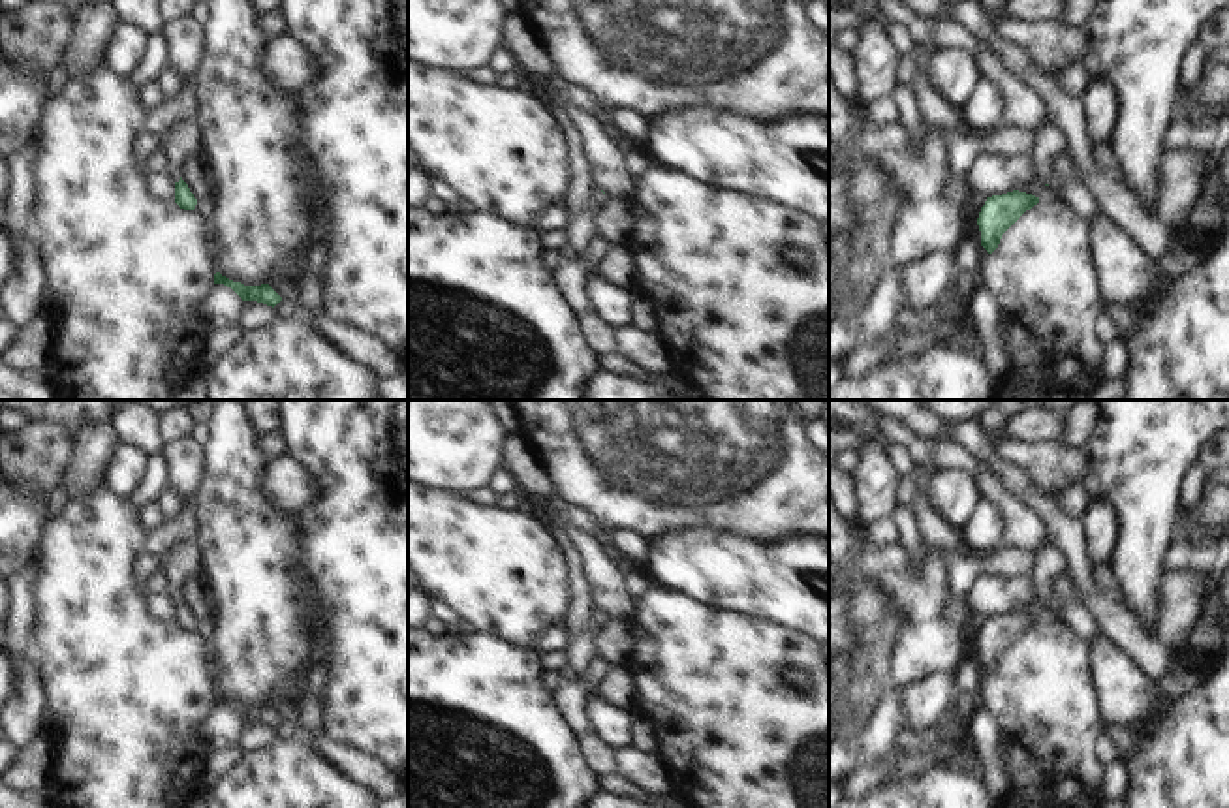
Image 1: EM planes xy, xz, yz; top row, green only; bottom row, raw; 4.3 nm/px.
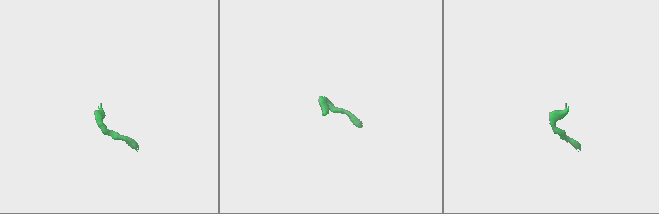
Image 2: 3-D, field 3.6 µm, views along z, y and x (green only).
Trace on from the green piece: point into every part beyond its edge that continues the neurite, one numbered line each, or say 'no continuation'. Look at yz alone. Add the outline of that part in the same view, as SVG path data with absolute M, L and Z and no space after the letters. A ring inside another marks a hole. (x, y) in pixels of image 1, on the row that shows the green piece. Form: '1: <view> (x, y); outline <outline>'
no continuation

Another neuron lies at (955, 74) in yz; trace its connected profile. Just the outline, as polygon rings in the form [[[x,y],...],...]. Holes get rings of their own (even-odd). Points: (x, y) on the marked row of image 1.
[[[960,47],[949,51],[934,51],[926,75],[934,90],[957,111],[968,107],[983,71],[977,54]]]

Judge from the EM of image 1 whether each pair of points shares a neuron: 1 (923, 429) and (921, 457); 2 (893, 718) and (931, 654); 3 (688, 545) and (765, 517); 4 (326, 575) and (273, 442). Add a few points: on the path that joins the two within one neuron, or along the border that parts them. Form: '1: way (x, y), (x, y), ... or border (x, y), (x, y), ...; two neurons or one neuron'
1: border (901, 419), (917, 435), (936, 440); two neurons
2: way (889, 699), (889, 686), (912, 664); one neuron
3: border (684, 528), (720, 528), (752, 540), (771, 542); two neurons
4: border (277, 431), (284, 451); two neurons

